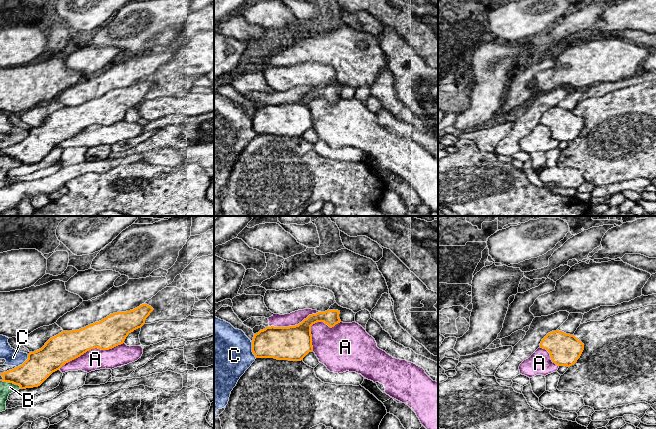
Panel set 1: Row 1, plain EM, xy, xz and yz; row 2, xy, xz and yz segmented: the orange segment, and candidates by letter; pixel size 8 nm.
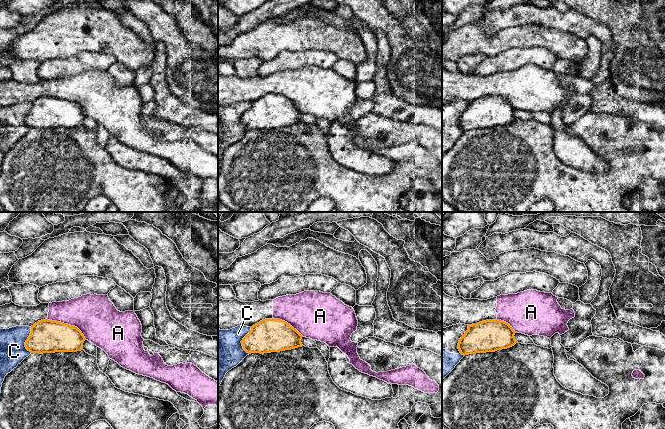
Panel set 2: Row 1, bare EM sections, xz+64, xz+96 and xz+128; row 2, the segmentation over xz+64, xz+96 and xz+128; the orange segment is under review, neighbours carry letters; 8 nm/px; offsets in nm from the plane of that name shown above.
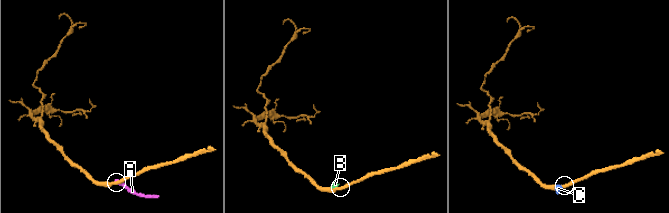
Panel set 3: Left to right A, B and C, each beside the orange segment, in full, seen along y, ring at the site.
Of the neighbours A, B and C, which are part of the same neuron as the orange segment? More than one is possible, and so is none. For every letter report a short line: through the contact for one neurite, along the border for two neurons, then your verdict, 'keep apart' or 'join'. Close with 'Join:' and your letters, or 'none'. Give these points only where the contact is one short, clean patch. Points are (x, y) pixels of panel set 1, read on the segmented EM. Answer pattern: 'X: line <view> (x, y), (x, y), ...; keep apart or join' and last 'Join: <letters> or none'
A: keep apart
B: keep apart
C: keep apart
Join: none

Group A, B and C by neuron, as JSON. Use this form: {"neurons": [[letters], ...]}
{"neurons": [["A"], ["B", "C"]]}

